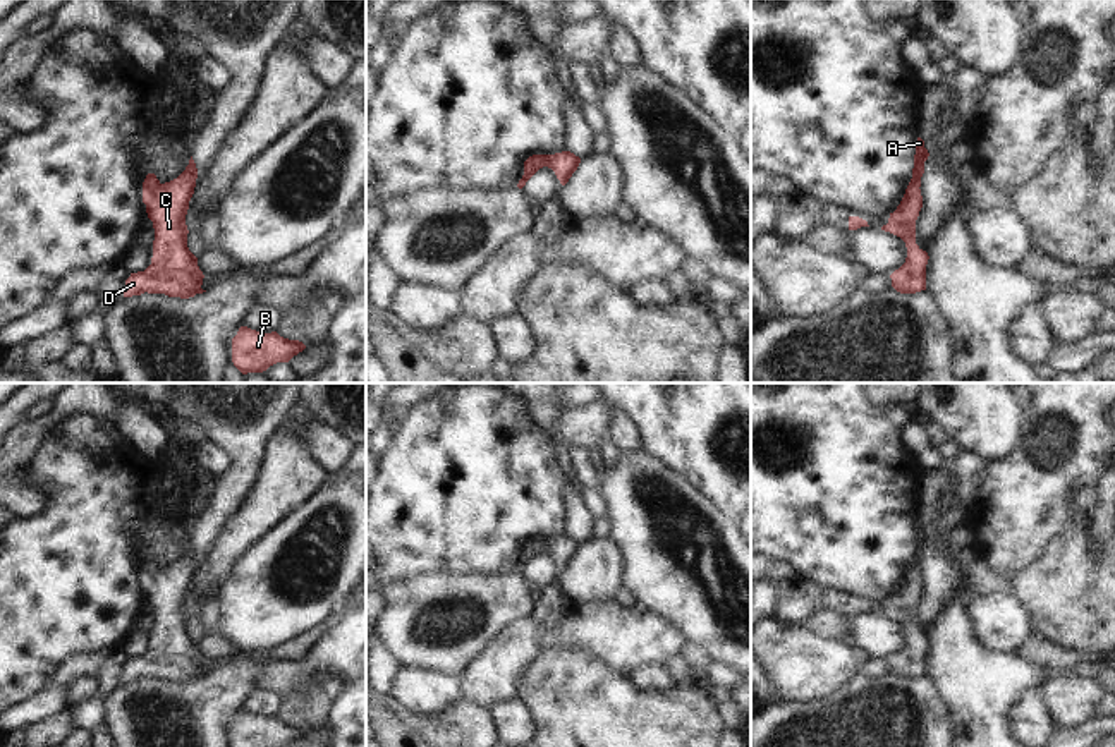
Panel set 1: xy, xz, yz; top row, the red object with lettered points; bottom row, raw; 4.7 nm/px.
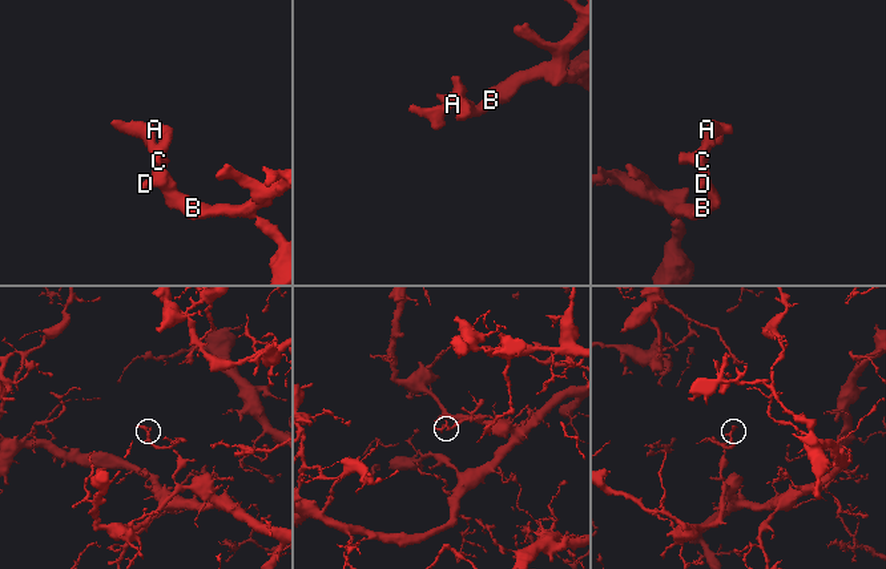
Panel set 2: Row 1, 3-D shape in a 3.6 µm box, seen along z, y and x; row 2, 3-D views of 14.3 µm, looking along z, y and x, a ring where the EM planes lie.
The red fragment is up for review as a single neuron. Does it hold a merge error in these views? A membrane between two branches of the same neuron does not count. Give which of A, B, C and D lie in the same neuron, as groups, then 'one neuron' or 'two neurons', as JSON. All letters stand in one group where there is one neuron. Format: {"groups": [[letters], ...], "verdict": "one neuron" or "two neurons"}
{"groups": [["A", "B", "C", "D"]], "verdict": "one neuron"}

